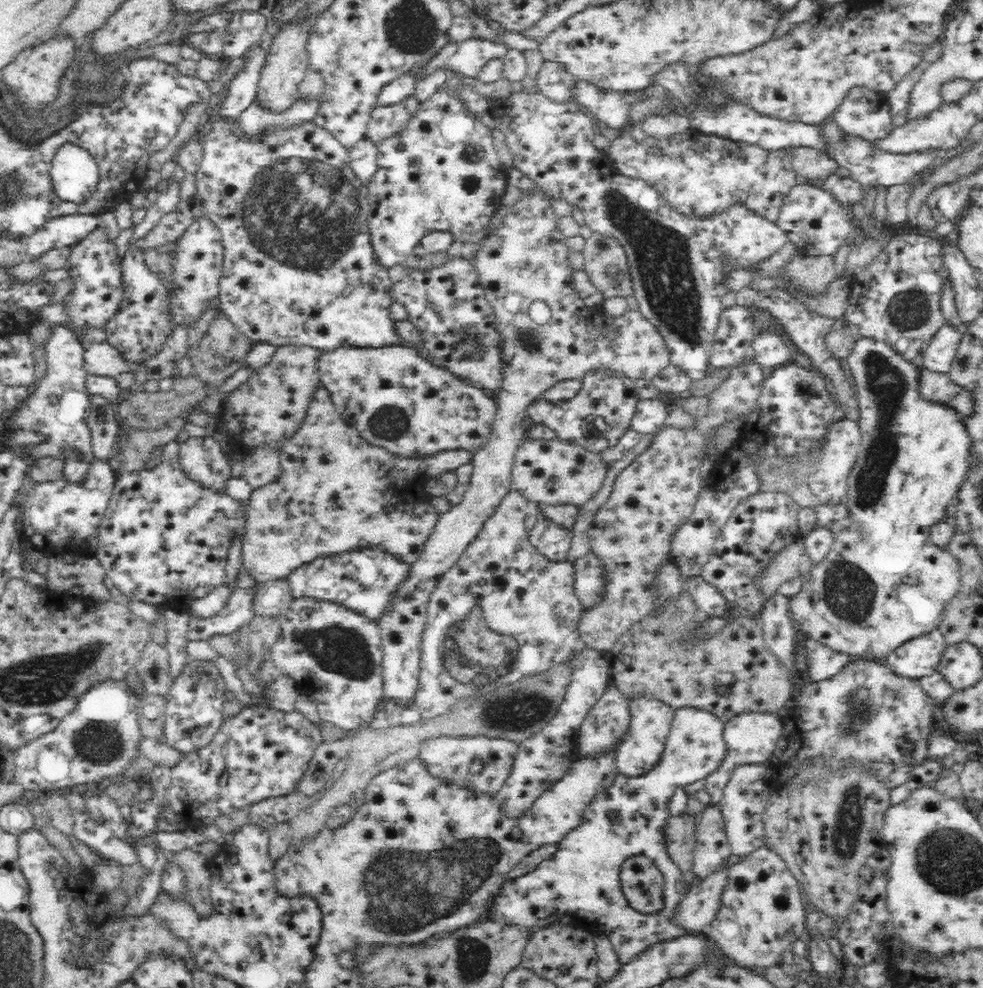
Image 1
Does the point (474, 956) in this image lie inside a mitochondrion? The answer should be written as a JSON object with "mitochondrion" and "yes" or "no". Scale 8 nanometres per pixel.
{"mitochondrion":"yes"}

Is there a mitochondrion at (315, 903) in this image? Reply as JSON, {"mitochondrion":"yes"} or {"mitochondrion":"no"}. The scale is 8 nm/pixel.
{"mitochondrion":"no"}

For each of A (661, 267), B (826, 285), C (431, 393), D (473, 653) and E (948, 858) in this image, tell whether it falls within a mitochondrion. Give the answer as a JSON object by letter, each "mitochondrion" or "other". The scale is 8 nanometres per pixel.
{"A":"mitochondrion","B":"other","C":"other","D":"mitochondrion","E":"mitochondrion"}

